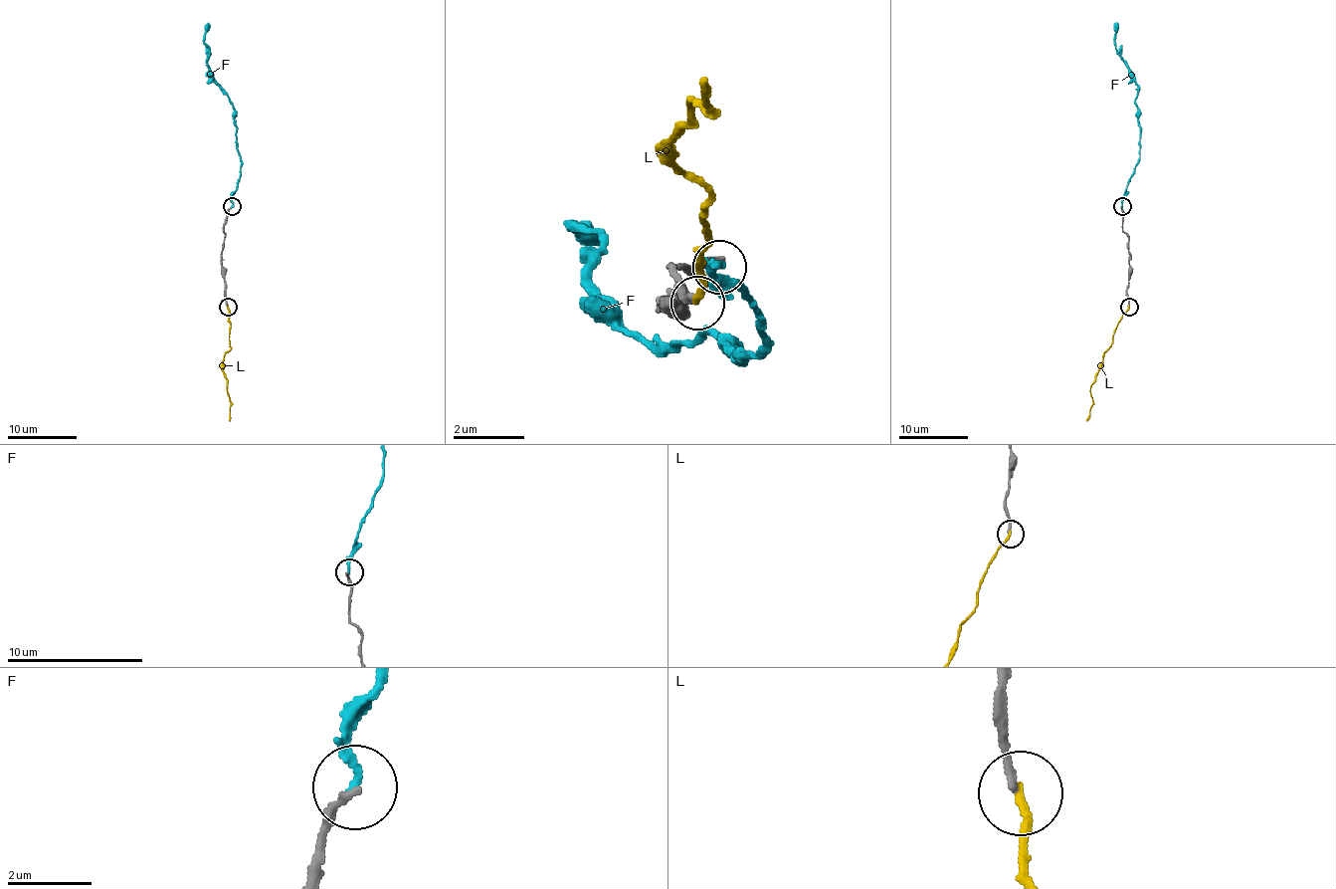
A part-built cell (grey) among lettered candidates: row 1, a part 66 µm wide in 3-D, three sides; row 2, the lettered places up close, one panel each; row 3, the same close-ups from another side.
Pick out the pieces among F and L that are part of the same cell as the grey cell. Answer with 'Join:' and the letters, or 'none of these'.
Join: F

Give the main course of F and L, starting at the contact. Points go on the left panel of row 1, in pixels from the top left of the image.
F: (232, 205), (241, 160), (230, 99), (218, 87), (208, 66), (210, 49), (204, 42), (210, 23)
L: (229, 308), (230, 348), (223, 357), (230, 404), (229, 421)

